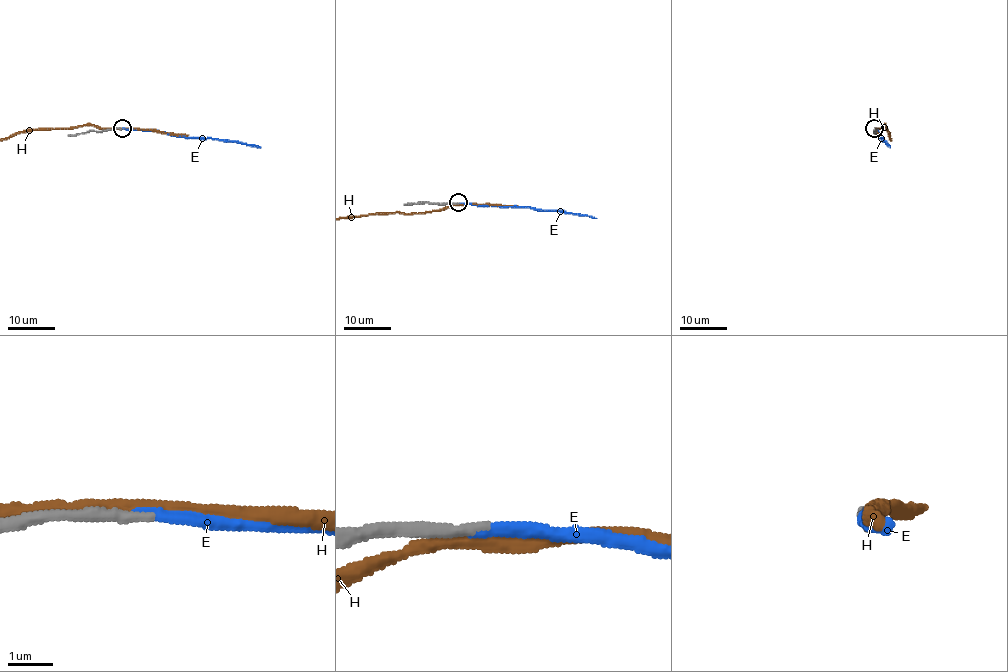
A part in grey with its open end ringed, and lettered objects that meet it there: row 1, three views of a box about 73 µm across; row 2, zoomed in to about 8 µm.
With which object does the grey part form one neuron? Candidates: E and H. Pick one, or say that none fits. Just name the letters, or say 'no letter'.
E

